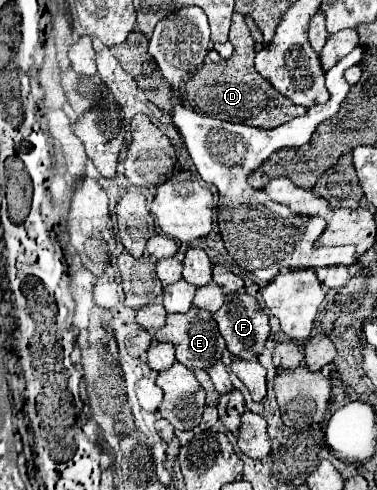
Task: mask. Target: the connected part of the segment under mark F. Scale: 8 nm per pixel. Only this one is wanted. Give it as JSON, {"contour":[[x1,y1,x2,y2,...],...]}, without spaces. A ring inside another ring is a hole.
{"contour":[[239,291,239,293,231,293,231,295,225,295,225,303,219,311,213,313,215,321,217,321,217,327,227,343,227,349,239,357,239,359,255,359,263,347,265,347,265,341,269,337,269,319,265,315,265,311,259,307,257,299,245,291]]}

